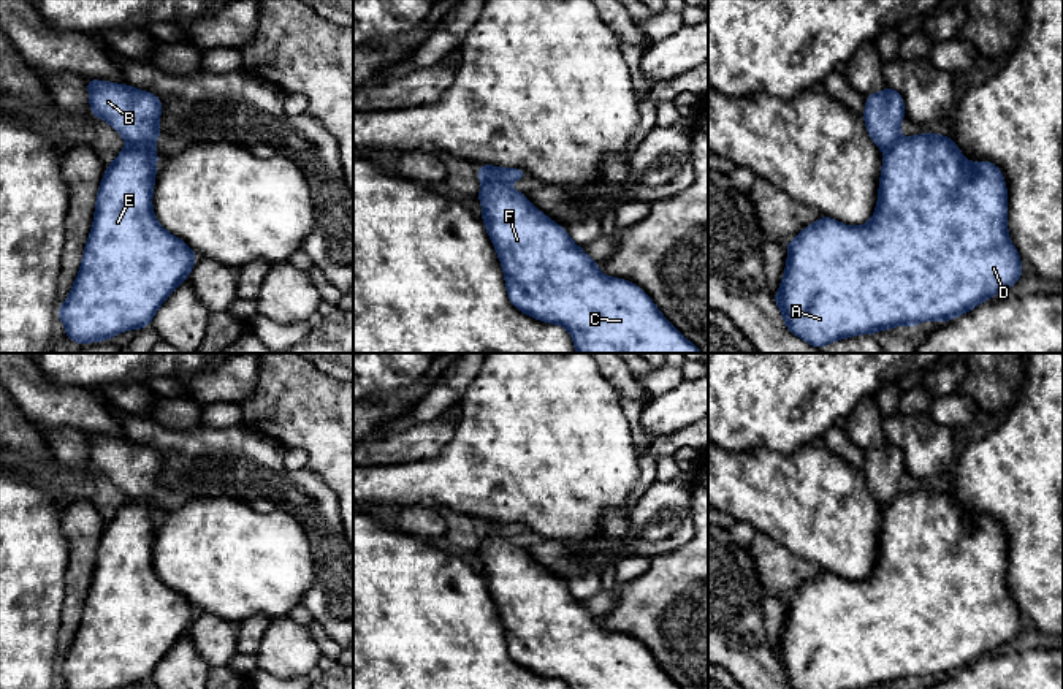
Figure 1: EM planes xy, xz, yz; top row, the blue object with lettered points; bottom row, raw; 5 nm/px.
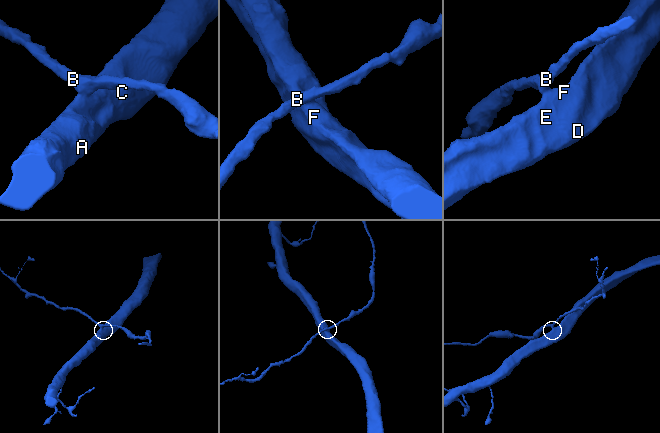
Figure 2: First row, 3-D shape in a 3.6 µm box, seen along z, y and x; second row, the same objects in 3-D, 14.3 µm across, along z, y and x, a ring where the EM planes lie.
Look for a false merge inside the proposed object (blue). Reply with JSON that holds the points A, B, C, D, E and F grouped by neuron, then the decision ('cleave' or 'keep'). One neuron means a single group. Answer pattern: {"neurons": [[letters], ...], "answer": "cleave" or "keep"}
{"neurons": [["A", "C", "D", "E", "F"], ["B"]], "answer": "cleave"}

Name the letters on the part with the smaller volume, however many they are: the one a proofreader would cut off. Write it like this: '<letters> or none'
B

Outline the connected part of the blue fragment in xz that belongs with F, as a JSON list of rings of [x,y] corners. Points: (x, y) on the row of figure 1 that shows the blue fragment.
[[[482,181],[482,220],[501,260],[509,301],[540,322],[562,325],[577,353],[703,353],[691,344],[635,284],[607,277],[524,193],[504,182]]]

